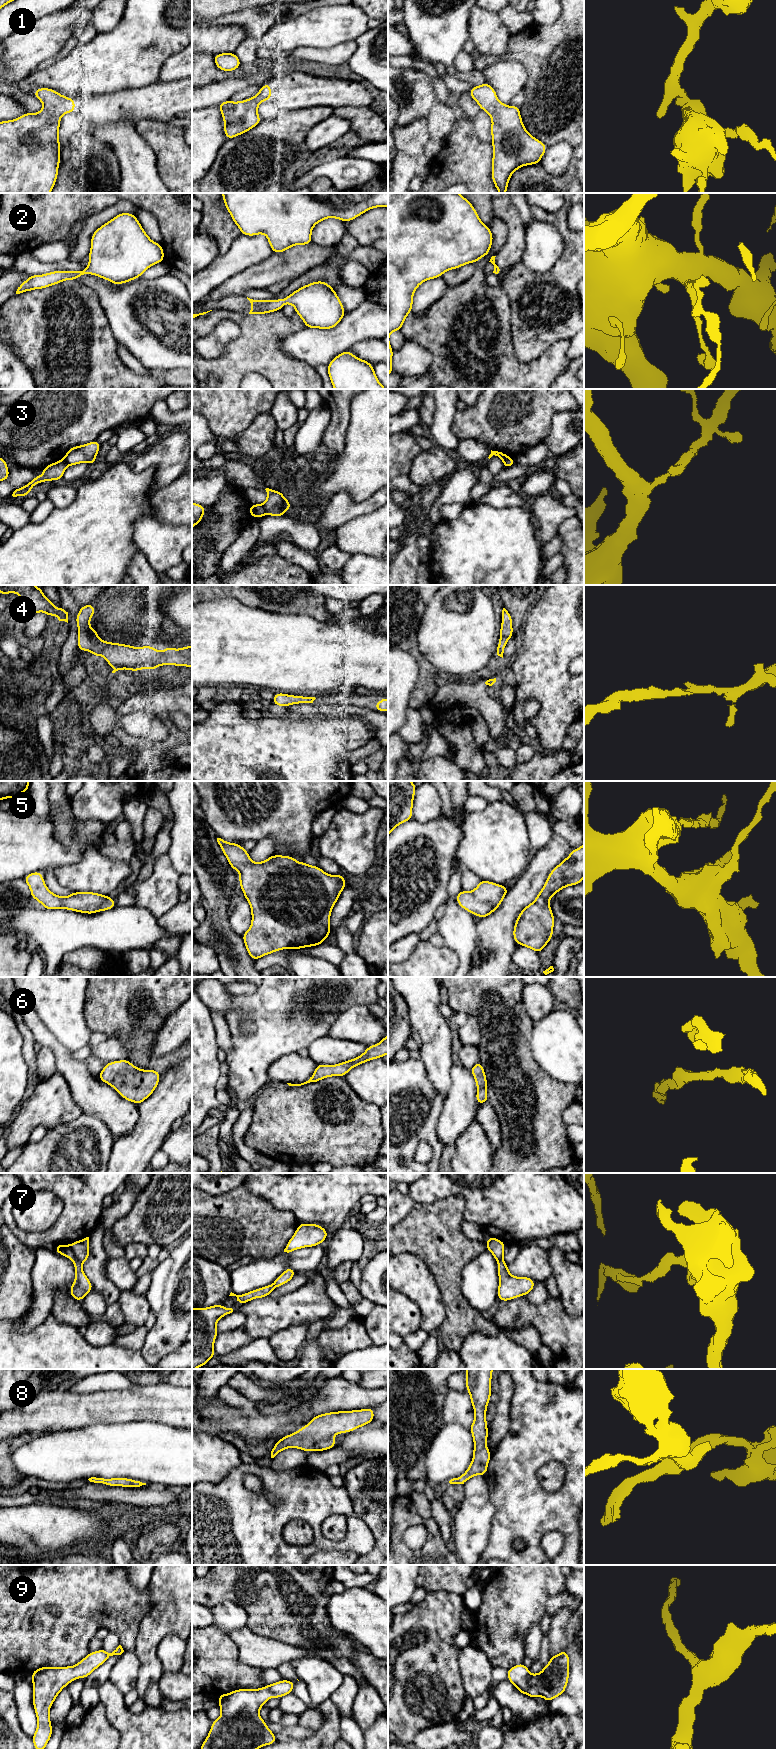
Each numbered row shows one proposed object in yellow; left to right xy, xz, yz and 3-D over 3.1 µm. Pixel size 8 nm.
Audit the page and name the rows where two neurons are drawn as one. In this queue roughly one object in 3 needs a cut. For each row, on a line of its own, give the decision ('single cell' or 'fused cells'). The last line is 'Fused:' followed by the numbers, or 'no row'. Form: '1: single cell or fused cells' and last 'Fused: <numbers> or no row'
1: single cell
2: single cell
3: fused cells
4: single cell
5: single cell
6: single cell
7: fused cells
8: single cell
9: single cell
Fused: 3, 7

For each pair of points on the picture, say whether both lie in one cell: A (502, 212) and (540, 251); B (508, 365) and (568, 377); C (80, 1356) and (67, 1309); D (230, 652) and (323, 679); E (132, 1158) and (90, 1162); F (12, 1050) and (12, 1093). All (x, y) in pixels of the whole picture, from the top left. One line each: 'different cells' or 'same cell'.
A: different cells
B: different cells
C: different cells
D: same cell
E: different cells
F: same cell

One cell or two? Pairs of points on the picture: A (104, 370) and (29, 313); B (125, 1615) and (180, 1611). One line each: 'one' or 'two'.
A: one
B: two

